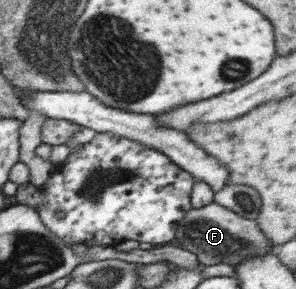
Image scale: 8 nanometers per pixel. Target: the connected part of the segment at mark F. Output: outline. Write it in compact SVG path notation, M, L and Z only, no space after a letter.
M215 201L202 207L191 207L184 212L174 238L176 243L172 243L172 245L194 253L202 265L224 262L234 266L246 258L266 254L274 248L270 239L259 231L255 220L244 219L240 214L218 205Z

